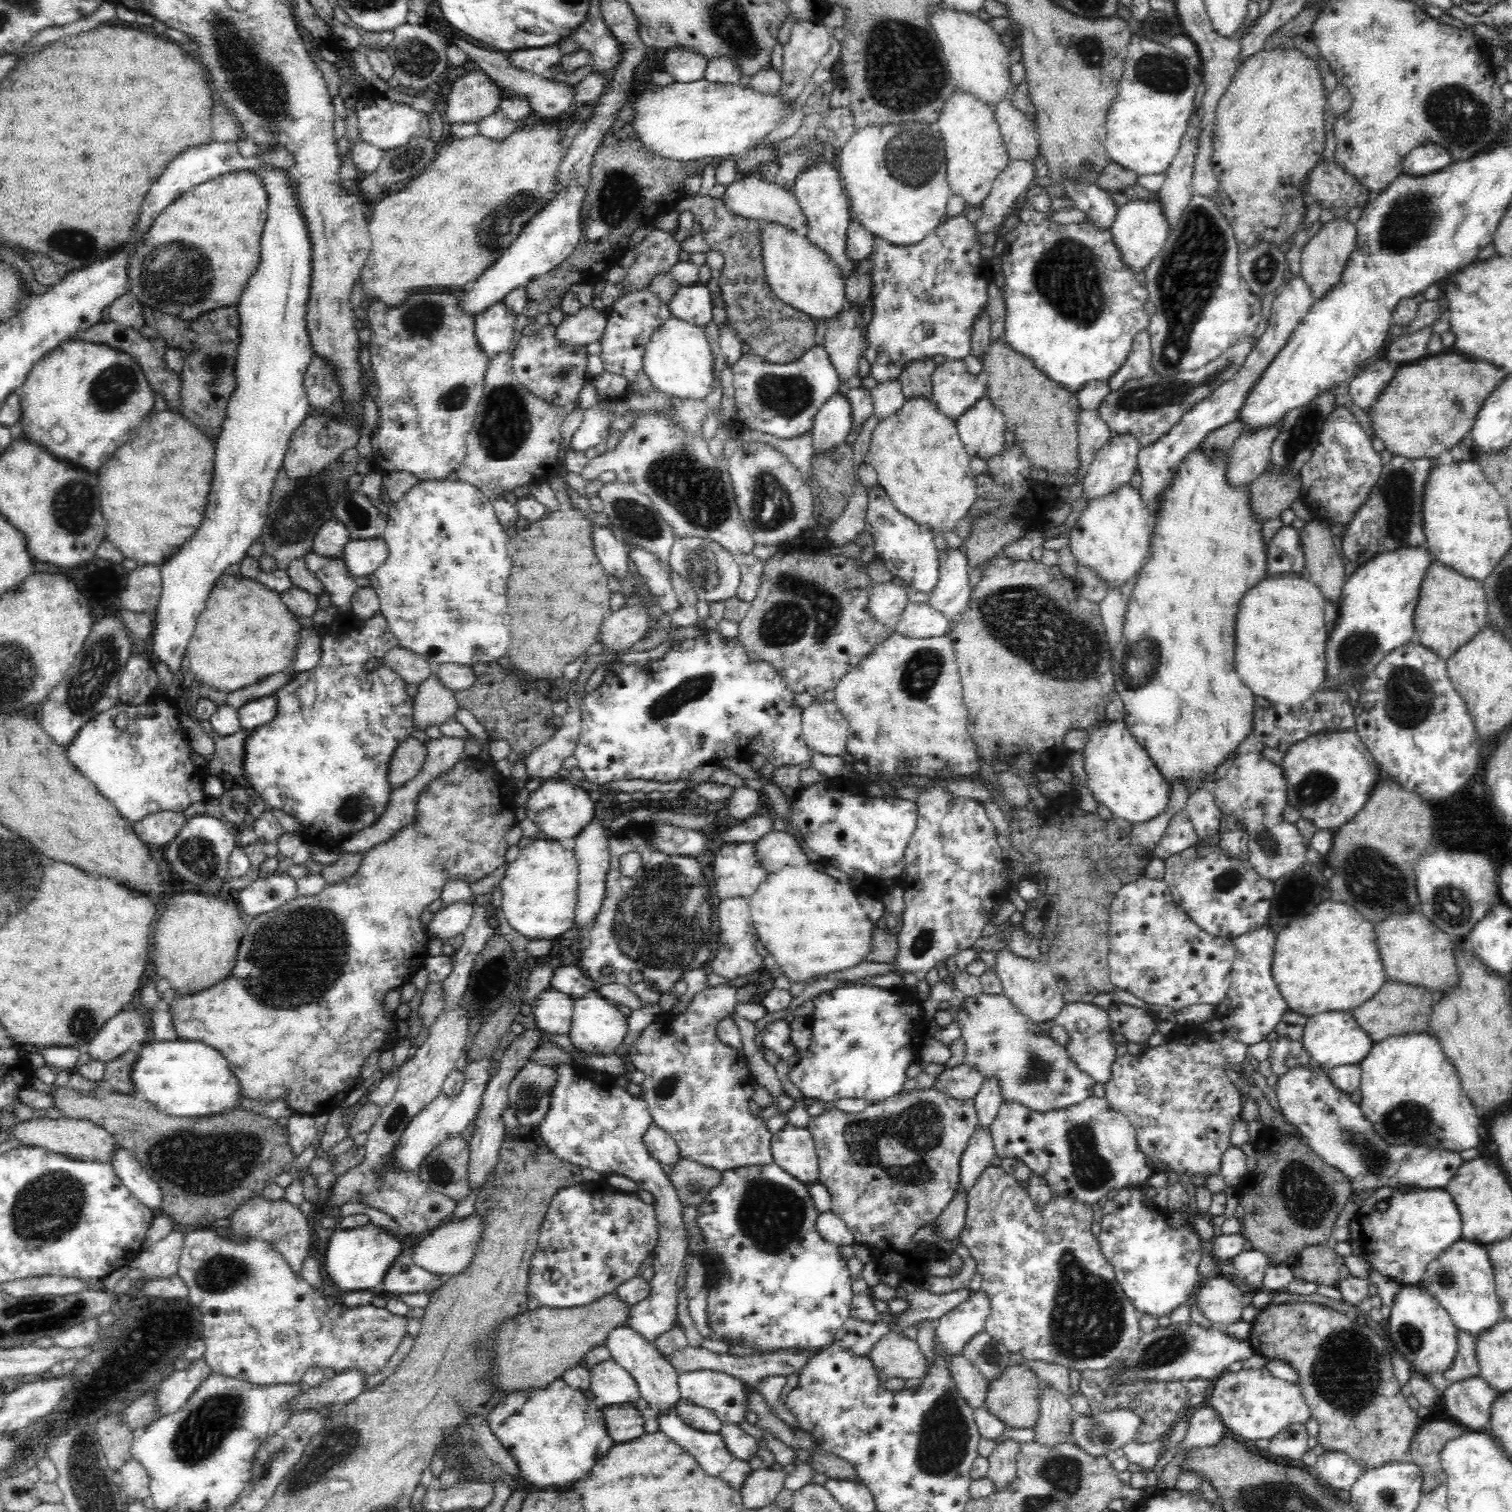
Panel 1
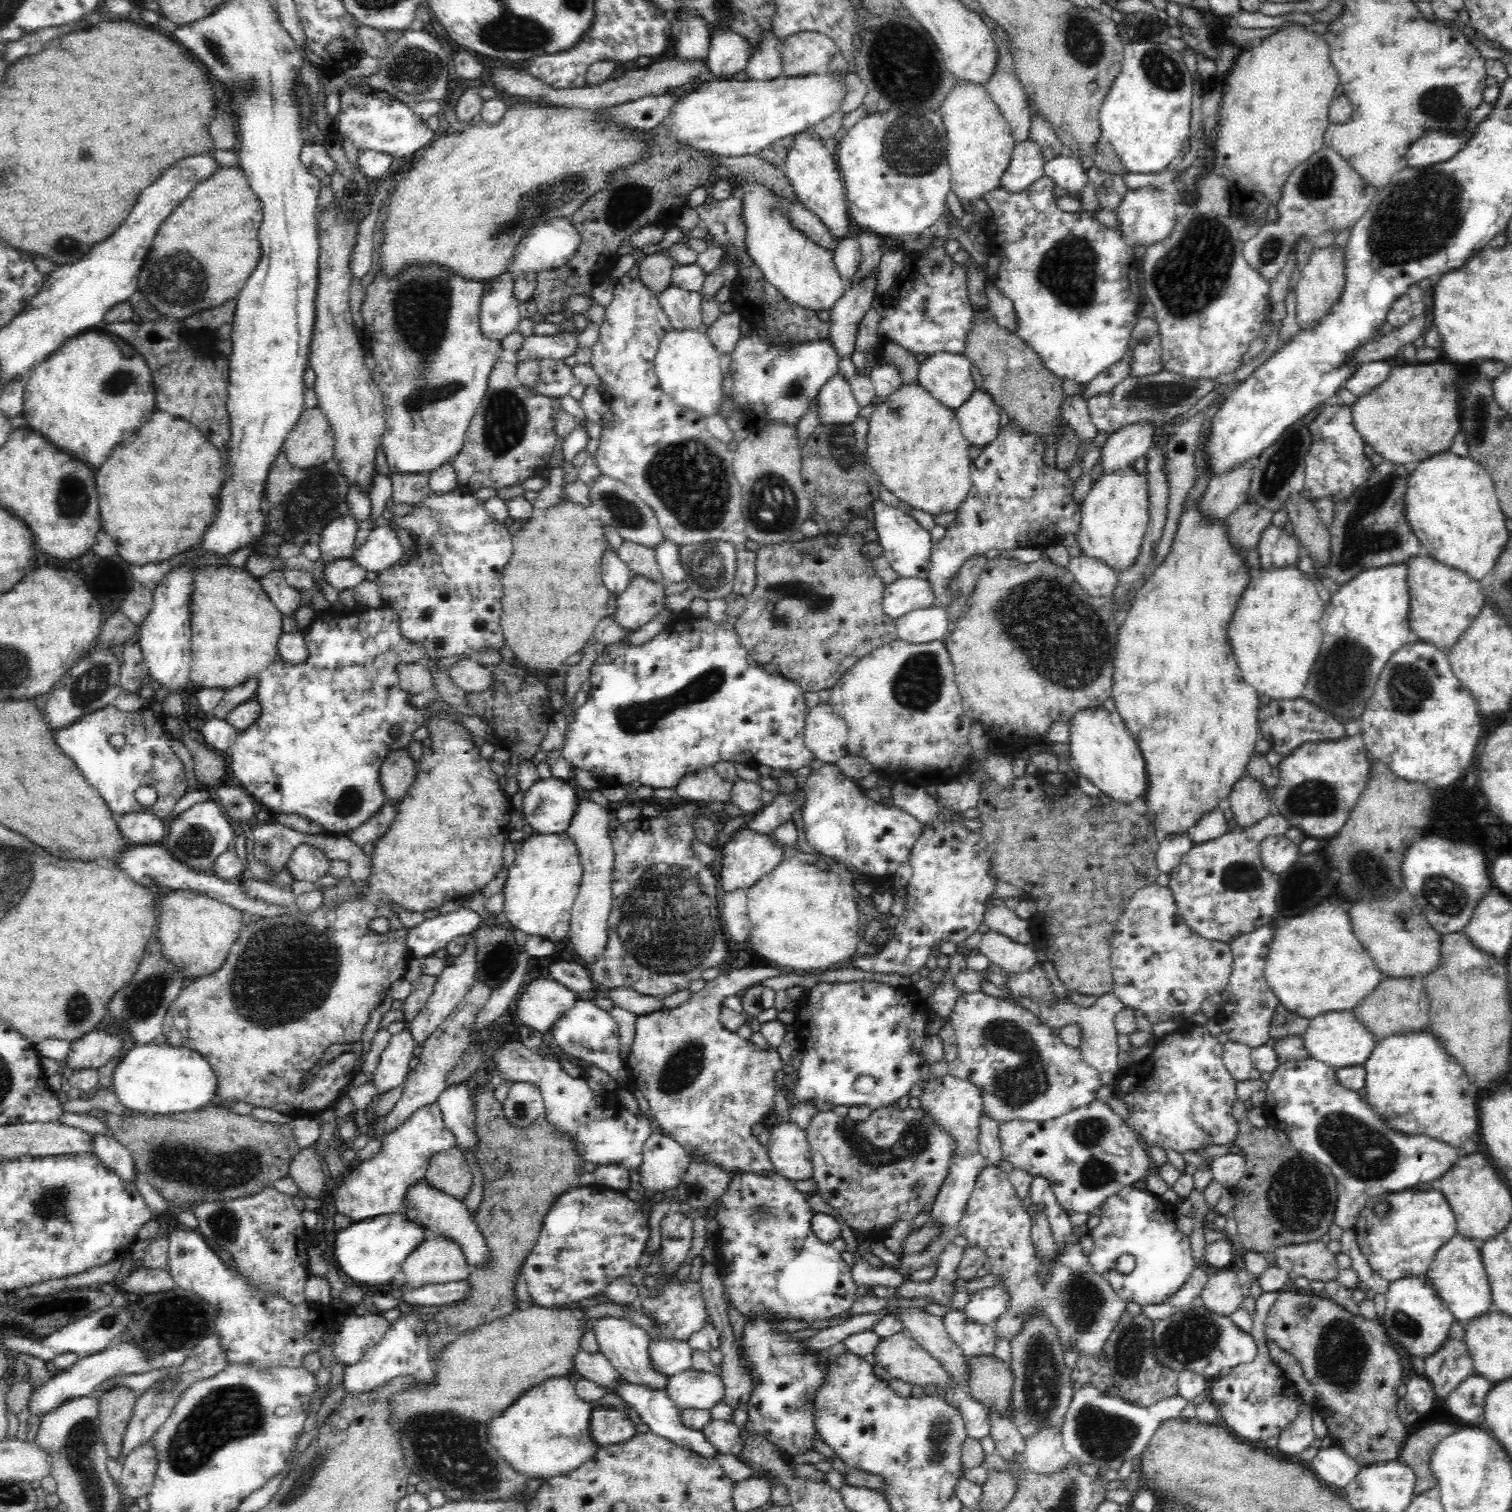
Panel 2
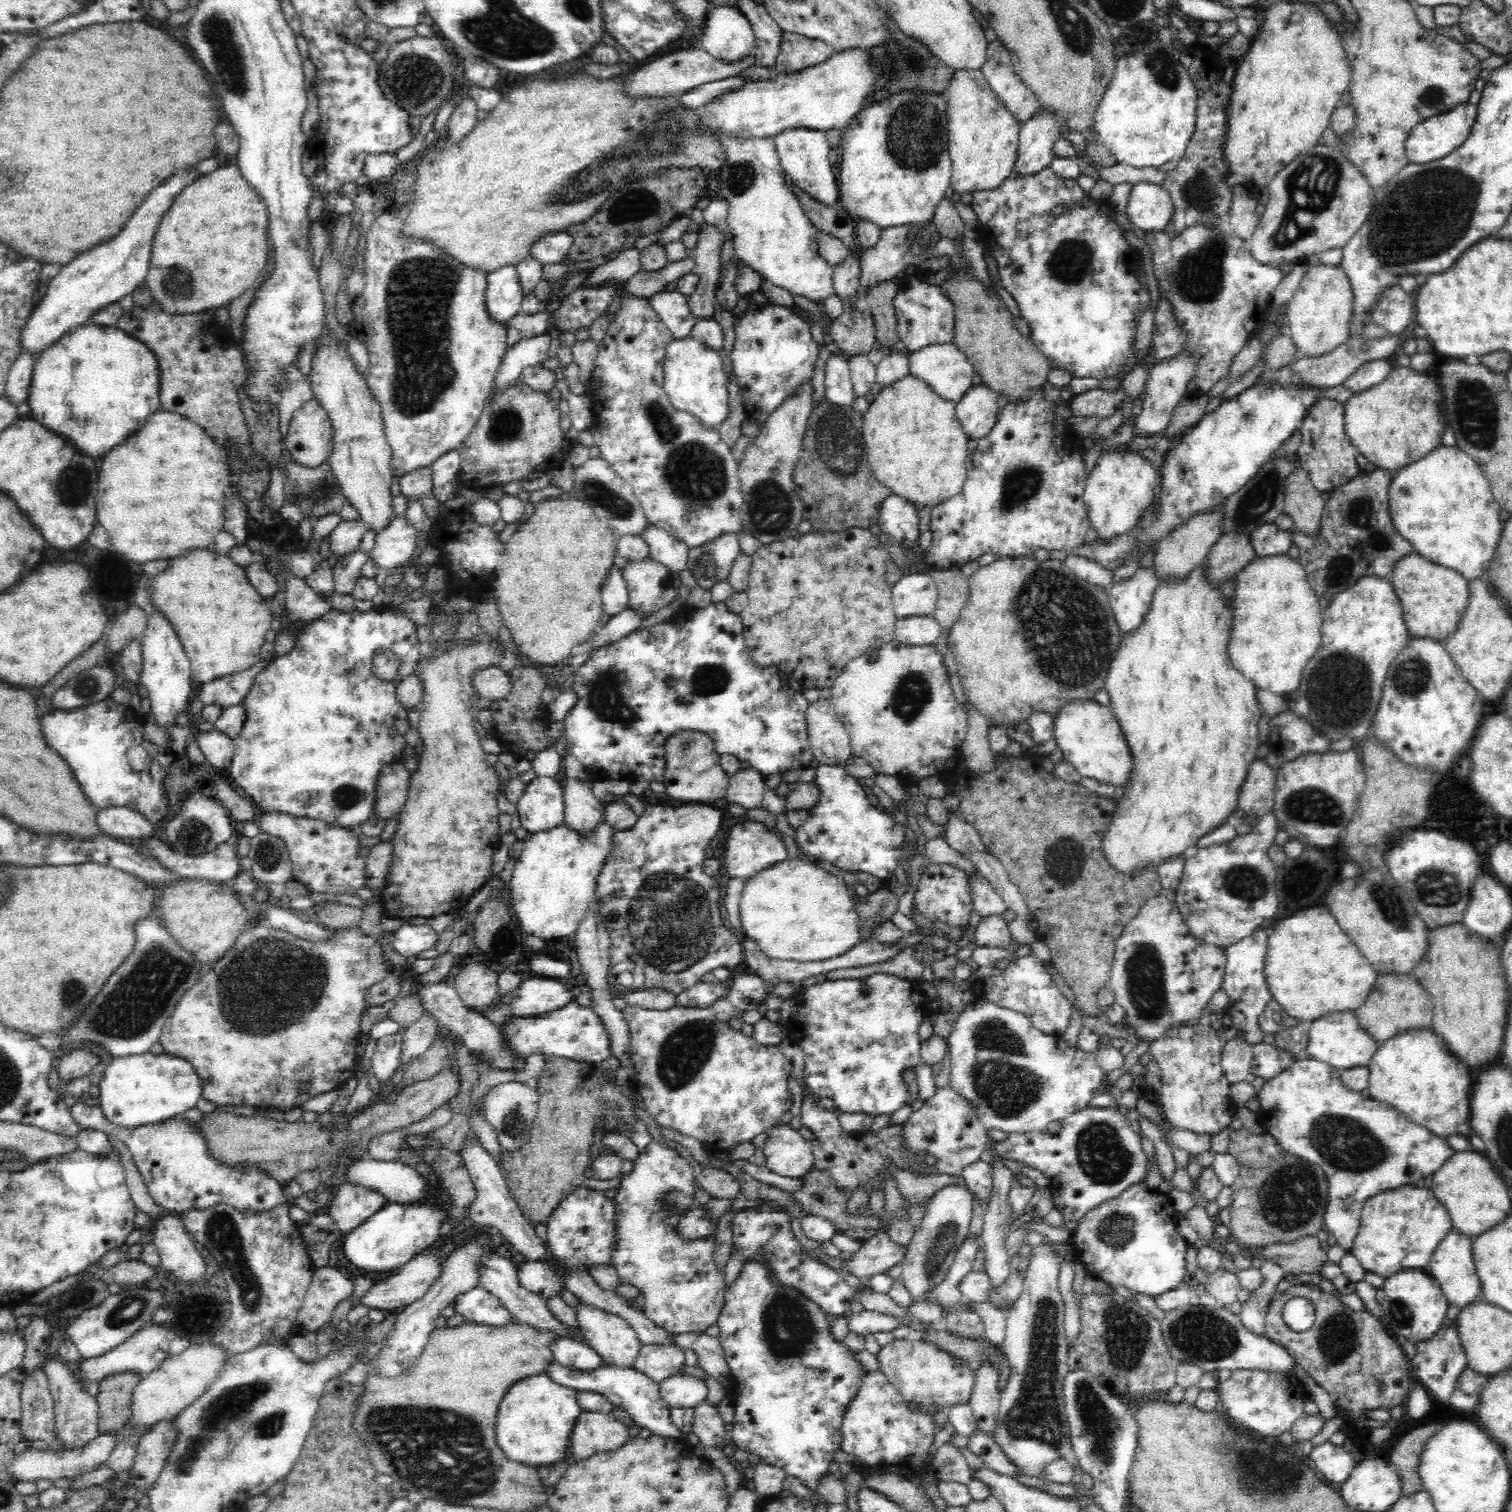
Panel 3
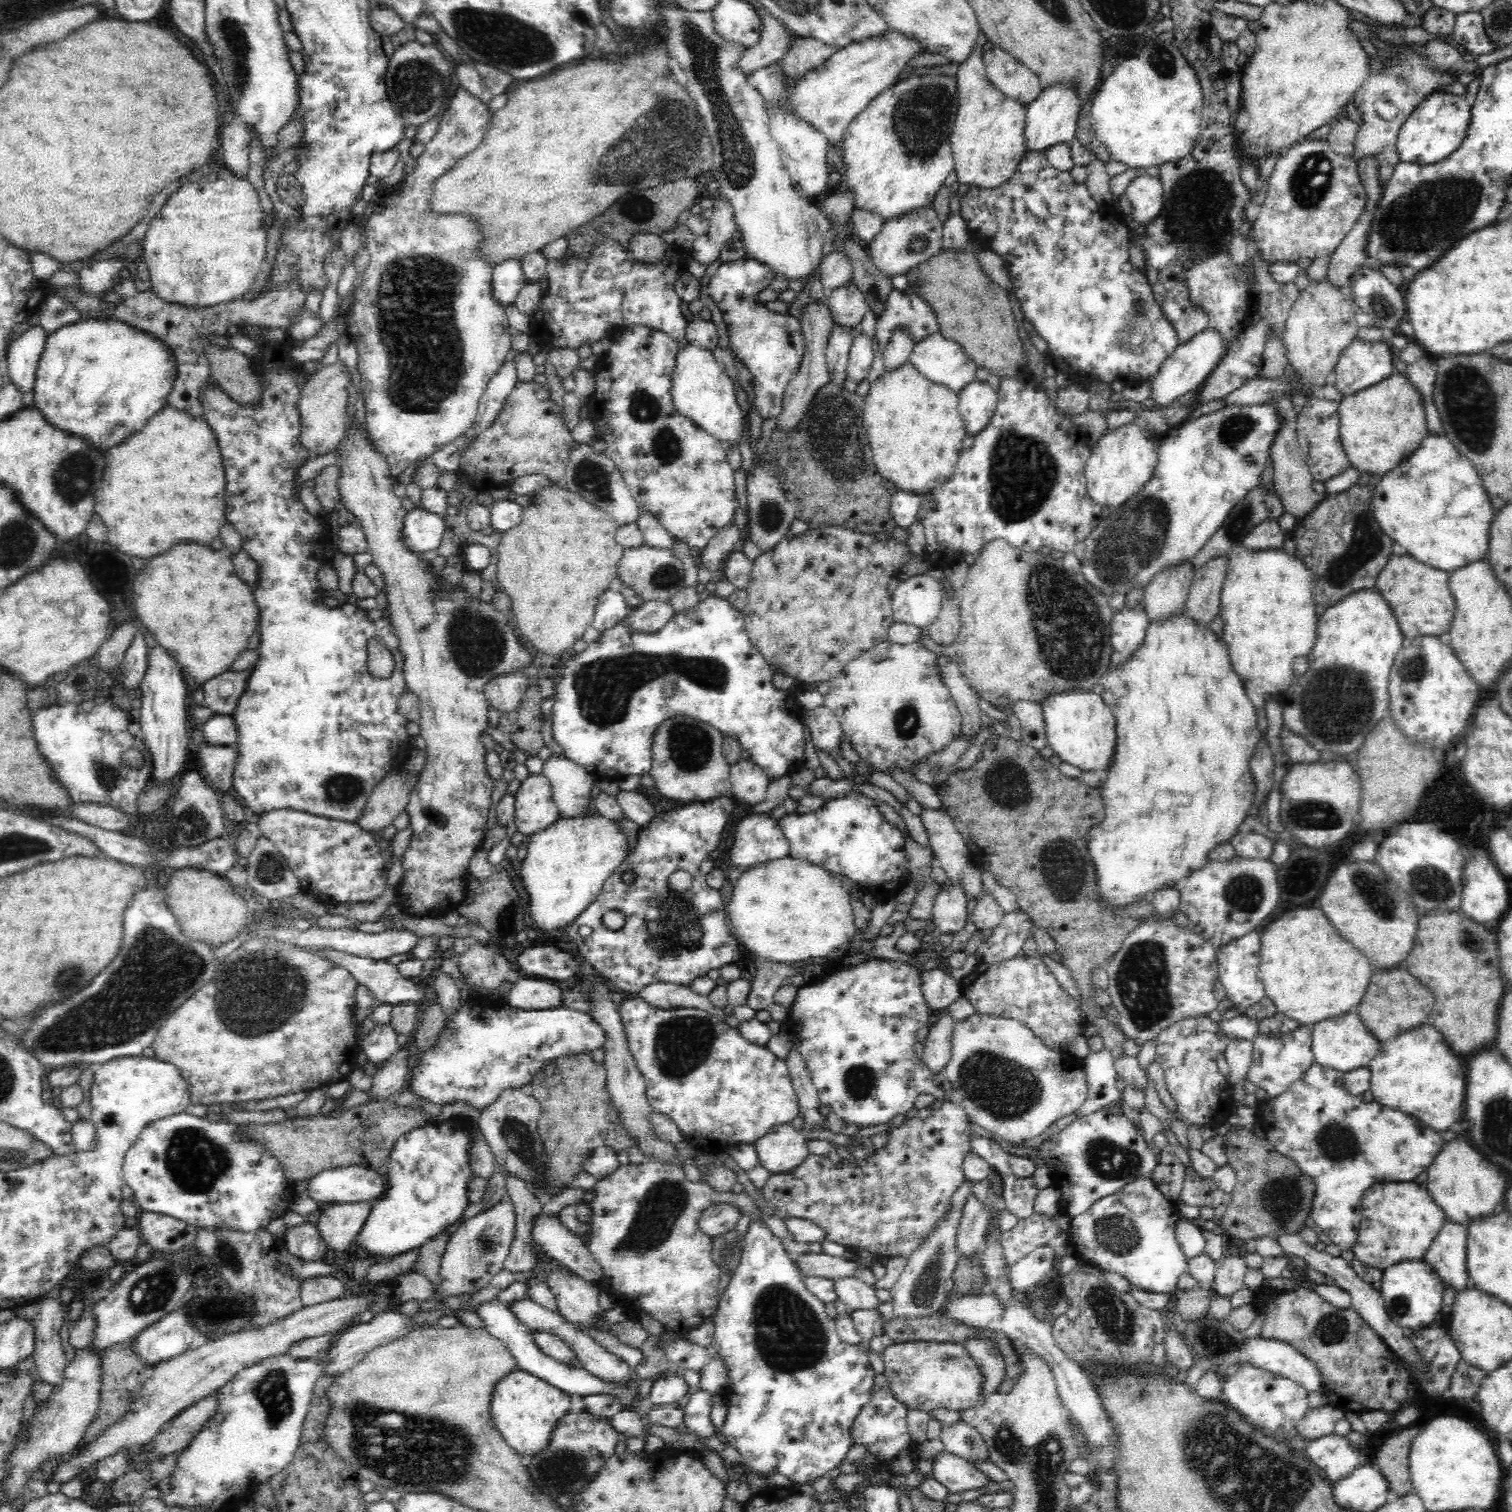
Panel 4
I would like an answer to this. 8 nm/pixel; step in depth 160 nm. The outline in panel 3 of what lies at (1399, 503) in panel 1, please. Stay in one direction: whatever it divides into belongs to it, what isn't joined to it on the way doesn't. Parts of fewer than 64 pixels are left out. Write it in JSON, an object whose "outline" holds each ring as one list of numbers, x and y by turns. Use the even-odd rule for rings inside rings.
{"outline":[[1376,468,1368,474,1359,474,1348,484,1336,487,1331,491,1318,524,1318,534,1310,536,1296,530,1291,533,1293,542,1299,548,1297,561,1307,573,1308,585,1318,598,1333,599,1334,596,1348,590,1356,584,1360,576,1382,577,1392,573,1394,564,1413,552,1412,545,1396,532,1388,510,1388,486,1391,484,1393,473]]}

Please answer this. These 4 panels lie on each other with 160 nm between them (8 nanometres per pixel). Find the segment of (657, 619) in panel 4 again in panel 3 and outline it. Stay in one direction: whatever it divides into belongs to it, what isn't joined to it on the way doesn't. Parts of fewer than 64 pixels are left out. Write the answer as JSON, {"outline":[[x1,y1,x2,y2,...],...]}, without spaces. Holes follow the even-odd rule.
{"outline":[[628,609,616,614,616,616,612,616,606,626,597,630,592,635,594,639,594,643,592,644,593,650,610,645,612,642,617,642,629,636,631,632,643,626,648,616,650,616,648,613,636,613,636,611]]}

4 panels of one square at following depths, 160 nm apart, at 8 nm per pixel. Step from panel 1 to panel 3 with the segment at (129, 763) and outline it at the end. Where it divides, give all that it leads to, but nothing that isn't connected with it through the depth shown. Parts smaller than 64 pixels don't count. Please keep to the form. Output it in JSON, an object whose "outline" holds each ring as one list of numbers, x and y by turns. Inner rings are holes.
{"outline":[[108,697,89,704,88,707,72,711,56,710,46,714,41,720,44,740,68,763,74,779,78,781,80,789,92,806,126,807,139,812,144,819,152,823,166,815,168,799,162,787,162,780,166,776,168,766,178,758,171,750,144,740,142,732,138,730,140,720,136,718,131,707,118,704],[138,744,142,744,152,758,150,768,142,772,132,771,126,759,126,750]]}

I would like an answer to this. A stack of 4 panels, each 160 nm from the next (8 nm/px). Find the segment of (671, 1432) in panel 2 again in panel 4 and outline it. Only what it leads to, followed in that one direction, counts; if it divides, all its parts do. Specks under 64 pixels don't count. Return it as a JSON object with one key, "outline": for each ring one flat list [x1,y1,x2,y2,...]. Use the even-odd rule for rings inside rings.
{"outline":[[498,1298,492,1300,492,1302,490,1302,490,1304,487,1304,487,1303,485,1303,485,1304,480,1304,480,1306,478,1306,477,1313,478,1313,478,1316,480,1316,480,1318,482,1318,482,1320,484,1320,484,1324,485,1324,486,1331,487,1331,491,1336,494,1336,497,1340,500,1340,501,1342,503,1342,504,1347,508,1348,508,1351,512,1352,512,1357,514,1357,514,1360,516,1360,516,1366,517,1366,518,1369,525,1370,526,1372,532,1373,534,1376,540,1377,542,1380,548,1381,548,1384,551,1384,552,1386,555,1386,556,1388,559,1388,562,1392,565,1392,565,1393,567,1393,567,1394,578,1394,579,1396,582,1396,582,1397,585,1397,585,1396,588,1396,588,1395,595,1395,595,1394,609,1394,610,1396,617,1396,618,1398,620,1398,621,1403,623,1404,623,1408,624,1408,624,1409,627,1409,627,1410,634,1410,635,1412,638,1412,639,1415,640,1415,641,1417,643,1417,643,1418,645,1419,645,1417,646,1417,646,1412,648,1411,648,1407,649,1407,650,1405,652,1405,652,1404,650,1404,650,1402,648,1402,648,1398,645,1398,644,1400,642,1400,641,1402,639,1402,638,1404,636,1404,636,1406,634,1406,634,1408,632,1408,632,1409,629,1409,629,1407,628,1407,628,1406,630,1406,630,1402,632,1402,632,1400,634,1400,634,1396,636,1396,636,1392,637,1392,637,1390,636,1390,636,1383,634,1383,634,1381,632,1381,629,1385,624,1385,624,1386,621,1386,621,1387,620,1387,620,1385,610,1385,610,1384,608,1384,608,1383,604,1383,604,1381,598,1379,598,1377,596,1377,596,1376,594,1376,594,1375,588,1373,588,1371,586,1371,586,1369,584,1369,584,1368,580,1368,580,1369,570,1369,570,1367,568,1367,568,1365,566,1365,566,1363,558,1362,556,1359,554,1359,554,1358,552,1358,552,1357,549,1357,549,1356,546,1356,544,1353,542,1353,542,1351,540,1351,540,1349,538,1349,538,1347,536,1347,536,1344,534,1343,534,1340,533,1340,533,1334,531,1334,530,1329,529,1329,527,1326,525,1326,525,1324,522,1324,522,1323,520,1322,520,1320,518,1320,518,1319,516,1318,516,1315,513,1314,513,1312,510,1310,510,1308,506,1307,506,1305,500,1305,500,1303,498,1303]]}

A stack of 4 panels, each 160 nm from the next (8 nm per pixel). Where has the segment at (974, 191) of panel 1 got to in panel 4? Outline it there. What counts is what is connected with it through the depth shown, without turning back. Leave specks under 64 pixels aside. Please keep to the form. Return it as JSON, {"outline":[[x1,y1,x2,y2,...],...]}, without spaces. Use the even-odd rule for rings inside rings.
{"outline":[[976,44,976,52,970,52,968,58,957,65,954,71,960,108,958,108,958,116,956,116,956,124,954,124,954,132,950,136,950,142,952,142,954,170,958,175,958,182,959,184,970,184,973,188,996,188,1015,176,1020,162,1028,154,1027,148,1025,148,1027,106,1000,93,987,77,983,54,980,54,980,44]]}

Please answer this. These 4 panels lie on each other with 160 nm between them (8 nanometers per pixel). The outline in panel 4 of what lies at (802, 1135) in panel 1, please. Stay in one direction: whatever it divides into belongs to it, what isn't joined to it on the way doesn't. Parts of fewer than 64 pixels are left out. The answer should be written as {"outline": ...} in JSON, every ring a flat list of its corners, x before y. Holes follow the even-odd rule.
{"outline":[[791,1123,773,1127,753,1145,758,1162,771,1173,792,1171,808,1156,807,1139]]}

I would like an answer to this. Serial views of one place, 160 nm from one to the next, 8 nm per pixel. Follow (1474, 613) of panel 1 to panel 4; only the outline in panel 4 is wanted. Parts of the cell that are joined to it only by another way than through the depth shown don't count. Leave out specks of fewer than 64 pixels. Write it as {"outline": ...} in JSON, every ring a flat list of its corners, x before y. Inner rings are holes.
{"outline":[[1391,554,1384,564,1384,572,1379,574,1374,589,1384,596,1407,641,1420,636,1445,638,1456,608,1448,586,1448,572,1424,566,1410,556]]}

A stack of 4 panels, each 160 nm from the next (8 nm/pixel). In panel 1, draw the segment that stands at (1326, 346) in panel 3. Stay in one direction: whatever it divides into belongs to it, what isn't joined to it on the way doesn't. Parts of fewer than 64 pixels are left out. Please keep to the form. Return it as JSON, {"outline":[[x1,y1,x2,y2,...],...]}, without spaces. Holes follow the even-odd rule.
{"outline":[[1346,220,1330,222,1318,232,1301,251,1300,277,1310,287,1310,295,1314,301,1320,300,1334,285,1341,281,1341,274,1350,253,1356,246,1356,230]]}

